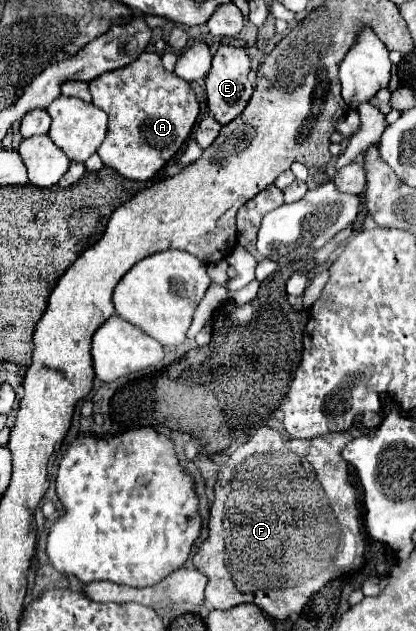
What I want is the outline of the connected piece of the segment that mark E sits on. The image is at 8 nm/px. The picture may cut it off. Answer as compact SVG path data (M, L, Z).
M221 46L215 56L213 56L213 66L205 78L205 88L207 88L207 108L209 114L221 124L229 124L233 118L237 118L243 108L247 106L247 100L251 98L253 86L249 82L249 70L251 70L251 60L245 54L243 48L233 48L233 46Z

